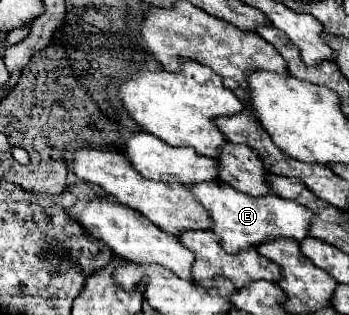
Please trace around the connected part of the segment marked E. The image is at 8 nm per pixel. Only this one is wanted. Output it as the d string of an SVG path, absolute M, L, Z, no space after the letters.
M221 180L189 184L187 190L191 190L195 194L195 200L201 202L201 206L209 212L209 218L213 222L211 232L219 236L223 250L227 250L229 254L235 254L247 246L257 246L259 242L271 236L287 236L287 238L295 238L297 242L301 242L307 236L311 210L299 206L299 202L285 200L275 194L249 196Z

